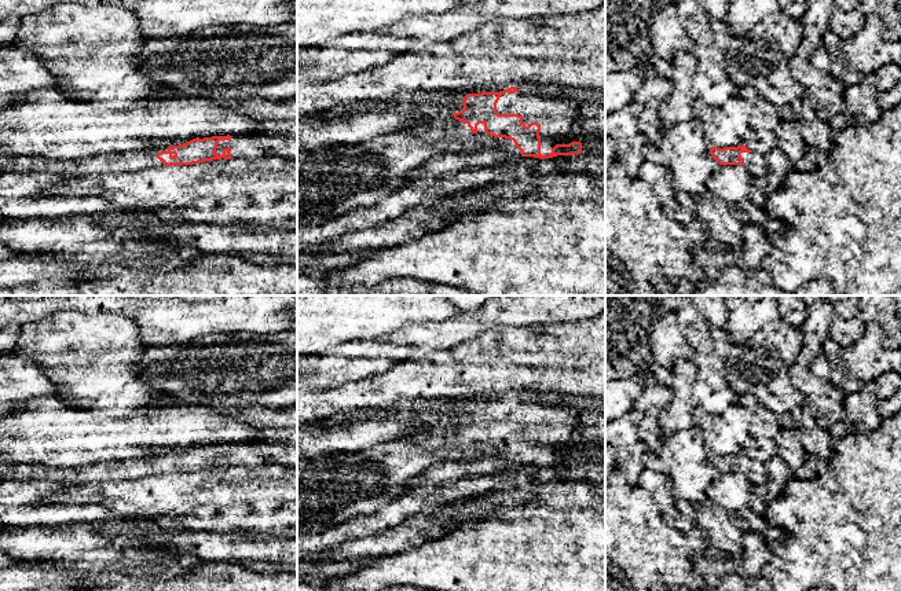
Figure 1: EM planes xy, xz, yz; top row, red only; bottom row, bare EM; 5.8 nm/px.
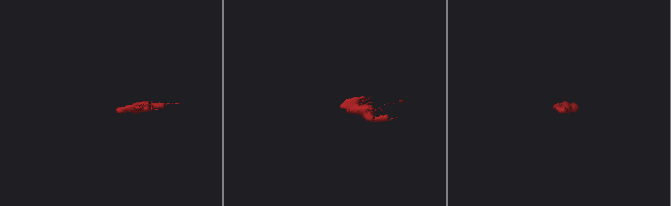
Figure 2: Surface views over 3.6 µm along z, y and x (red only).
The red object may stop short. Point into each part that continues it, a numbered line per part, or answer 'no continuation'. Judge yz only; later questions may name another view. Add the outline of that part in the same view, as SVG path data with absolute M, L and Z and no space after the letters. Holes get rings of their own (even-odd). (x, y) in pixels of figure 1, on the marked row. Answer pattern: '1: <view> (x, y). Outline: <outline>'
1: yz (755, 164). Outline: M741 153L740 157L744 159L744 166L754 179L762 179L768 175L769 168L765 155L758 153Z

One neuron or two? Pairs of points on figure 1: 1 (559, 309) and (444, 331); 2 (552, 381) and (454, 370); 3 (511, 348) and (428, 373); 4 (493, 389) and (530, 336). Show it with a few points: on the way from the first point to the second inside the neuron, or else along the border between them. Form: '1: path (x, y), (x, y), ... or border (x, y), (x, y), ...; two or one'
1: path (530, 309), (508, 309), (473, 322); one
2: path (527, 381), (479, 377); one
3: border (473, 340), (482, 352), (505, 356), (519, 366); two
4: border (482, 352), (490, 356), (505, 356), (516, 366); two

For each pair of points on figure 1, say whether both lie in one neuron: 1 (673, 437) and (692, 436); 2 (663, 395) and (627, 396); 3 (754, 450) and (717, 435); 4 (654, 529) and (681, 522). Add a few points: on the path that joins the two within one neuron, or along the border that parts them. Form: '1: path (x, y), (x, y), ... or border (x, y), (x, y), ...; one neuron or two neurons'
1: path (677, 437), (688, 437); one neuron
2: border (643, 391), (633, 406); two neurons
3: border (742, 415), (750, 436), (750, 444), (743, 451); two neurons
4: border (652, 496), (669, 525), (680, 531), (696, 527); two neurons

